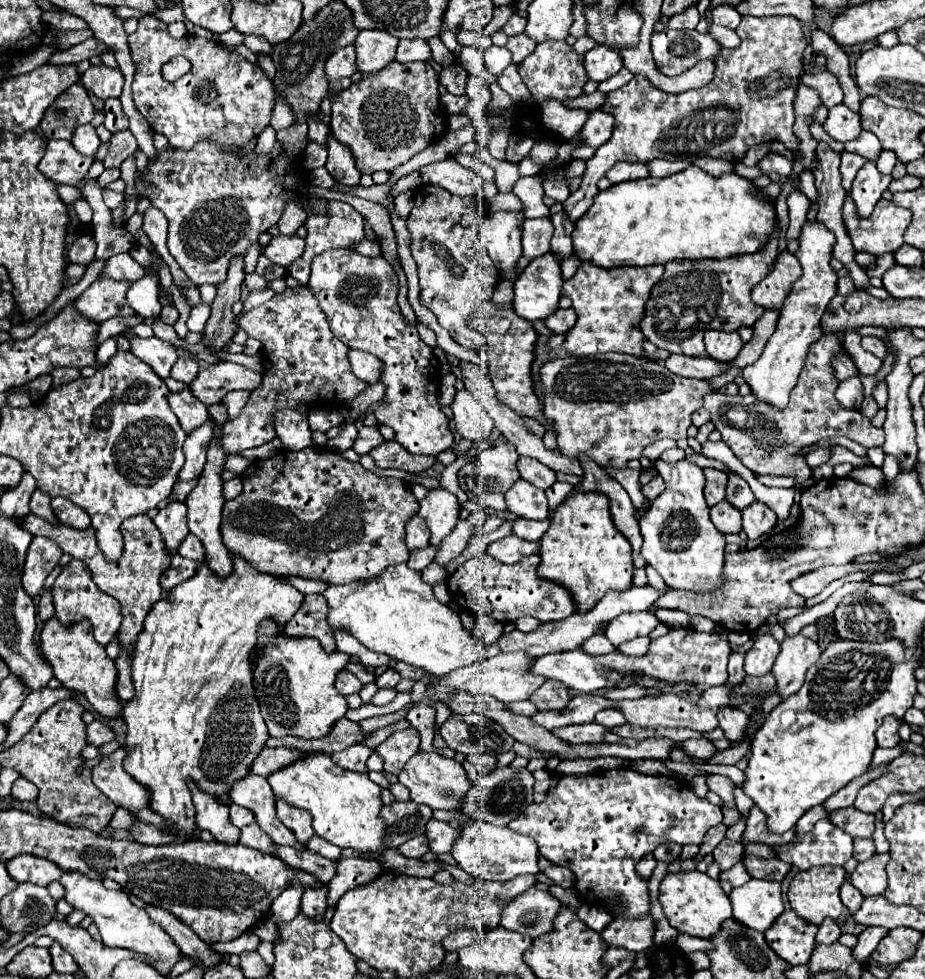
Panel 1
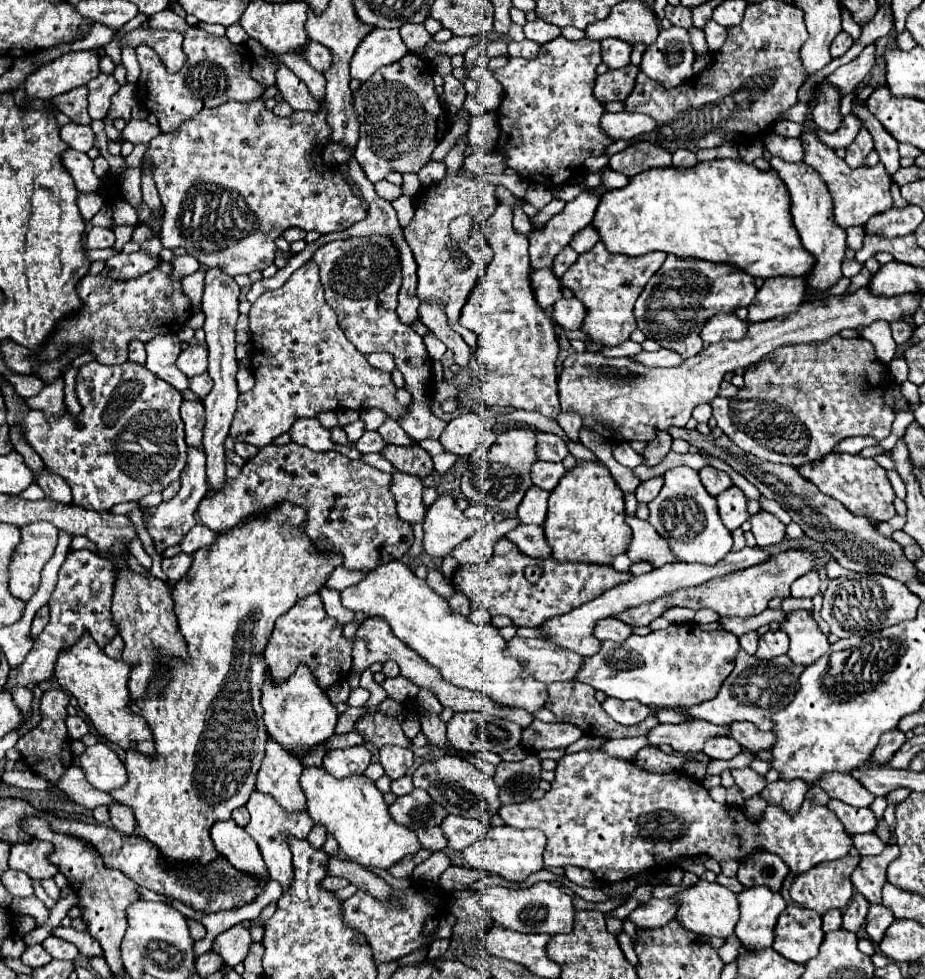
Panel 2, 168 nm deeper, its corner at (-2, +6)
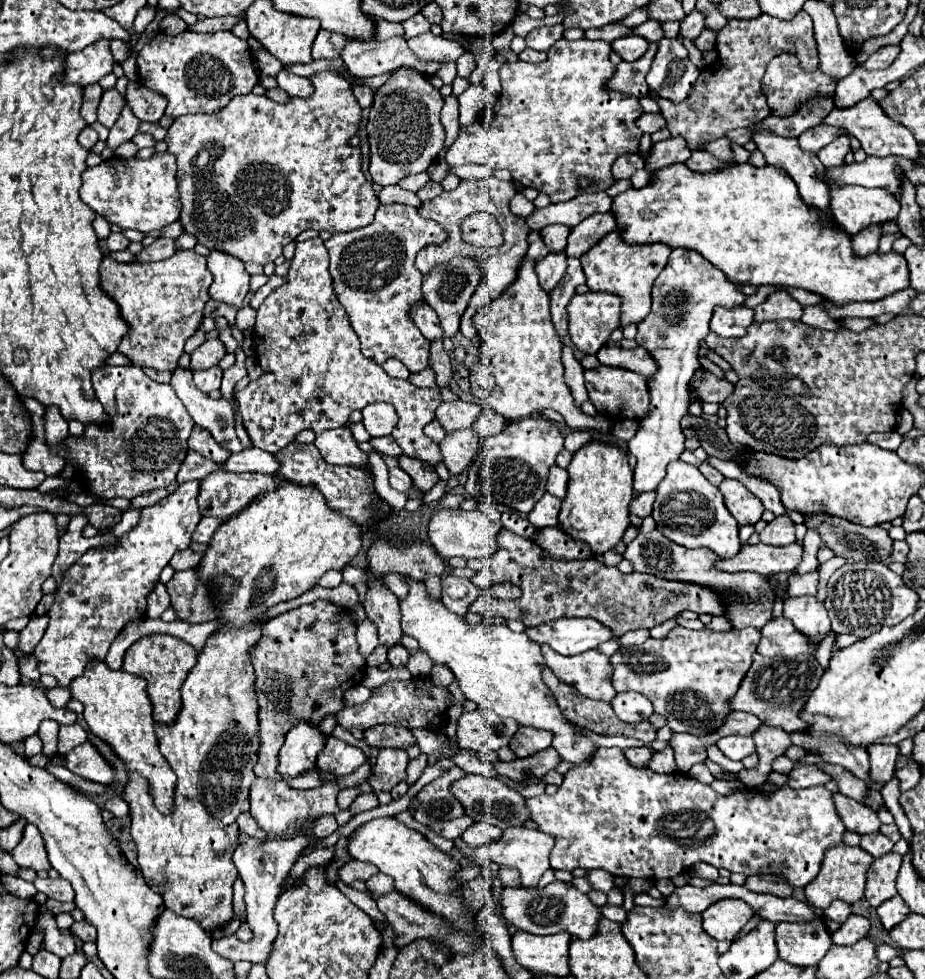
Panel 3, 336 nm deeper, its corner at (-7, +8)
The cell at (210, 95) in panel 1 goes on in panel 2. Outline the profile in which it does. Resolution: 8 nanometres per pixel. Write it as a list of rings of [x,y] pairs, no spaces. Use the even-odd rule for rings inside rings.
[[[171,9],[151,15],[149,29],[179,31],[185,39],[183,51],[189,57],[189,61],[185,63],[181,71],[169,75],[151,47],[139,45],[135,49],[137,61],[141,65],[141,75],[137,81],[139,103],[159,119],[159,127],[163,133],[177,131],[187,119],[193,119],[203,109],[213,109],[227,101],[247,103],[247,101],[257,101],[263,97],[265,87],[251,77],[253,55],[245,45],[235,45],[227,37],[213,37],[199,27],[191,27],[187,25],[185,19],[175,15]]]

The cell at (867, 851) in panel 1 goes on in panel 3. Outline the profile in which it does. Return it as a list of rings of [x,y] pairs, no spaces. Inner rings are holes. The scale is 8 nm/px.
[[[870,833],[870,835],[862,835],[862,841],[860,841],[860,847],[864,851],[868,851],[872,857],[882,857],[886,853],[892,851],[892,841],[882,835],[882,833]]]

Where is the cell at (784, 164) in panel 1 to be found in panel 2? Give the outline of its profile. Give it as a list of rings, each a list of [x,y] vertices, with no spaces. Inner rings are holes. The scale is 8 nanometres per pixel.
[[[769,133],[765,137],[765,149],[771,155],[781,157],[783,161],[789,161],[789,163],[797,163],[797,161],[803,159],[803,149],[801,149],[799,139],[785,139],[781,135]]]

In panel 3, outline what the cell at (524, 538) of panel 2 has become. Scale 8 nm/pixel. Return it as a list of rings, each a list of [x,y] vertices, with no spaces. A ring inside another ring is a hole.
[[[544,527],[538,531],[536,543],[552,557],[560,557],[560,559],[592,559],[592,549],[588,549],[588,545],[584,545],[584,541],[572,541],[572,537],[568,537],[568,533],[564,533],[564,529],[556,527]]]

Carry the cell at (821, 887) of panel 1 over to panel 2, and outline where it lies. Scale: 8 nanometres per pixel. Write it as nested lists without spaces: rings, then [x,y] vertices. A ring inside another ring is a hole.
[[[843,857],[843,859],[835,859],[835,861],[825,861],[819,863],[815,867],[811,867],[807,873],[801,873],[795,877],[793,885],[791,885],[791,899],[795,903],[799,903],[801,907],[807,909],[815,909],[819,915],[823,915],[829,909],[845,909],[851,895],[853,895],[853,885],[851,885],[851,873],[857,867],[859,857]]]

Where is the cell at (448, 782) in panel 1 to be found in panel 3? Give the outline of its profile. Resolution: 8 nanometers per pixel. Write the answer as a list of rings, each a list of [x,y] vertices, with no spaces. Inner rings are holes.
[[[464,775],[460,781],[452,785],[452,793],[464,805],[468,817],[472,817],[474,821],[486,821],[500,829],[510,829],[510,827],[524,827],[524,823],[532,819],[530,809],[526,807],[526,799],[500,779],[488,779],[482,775]]]

